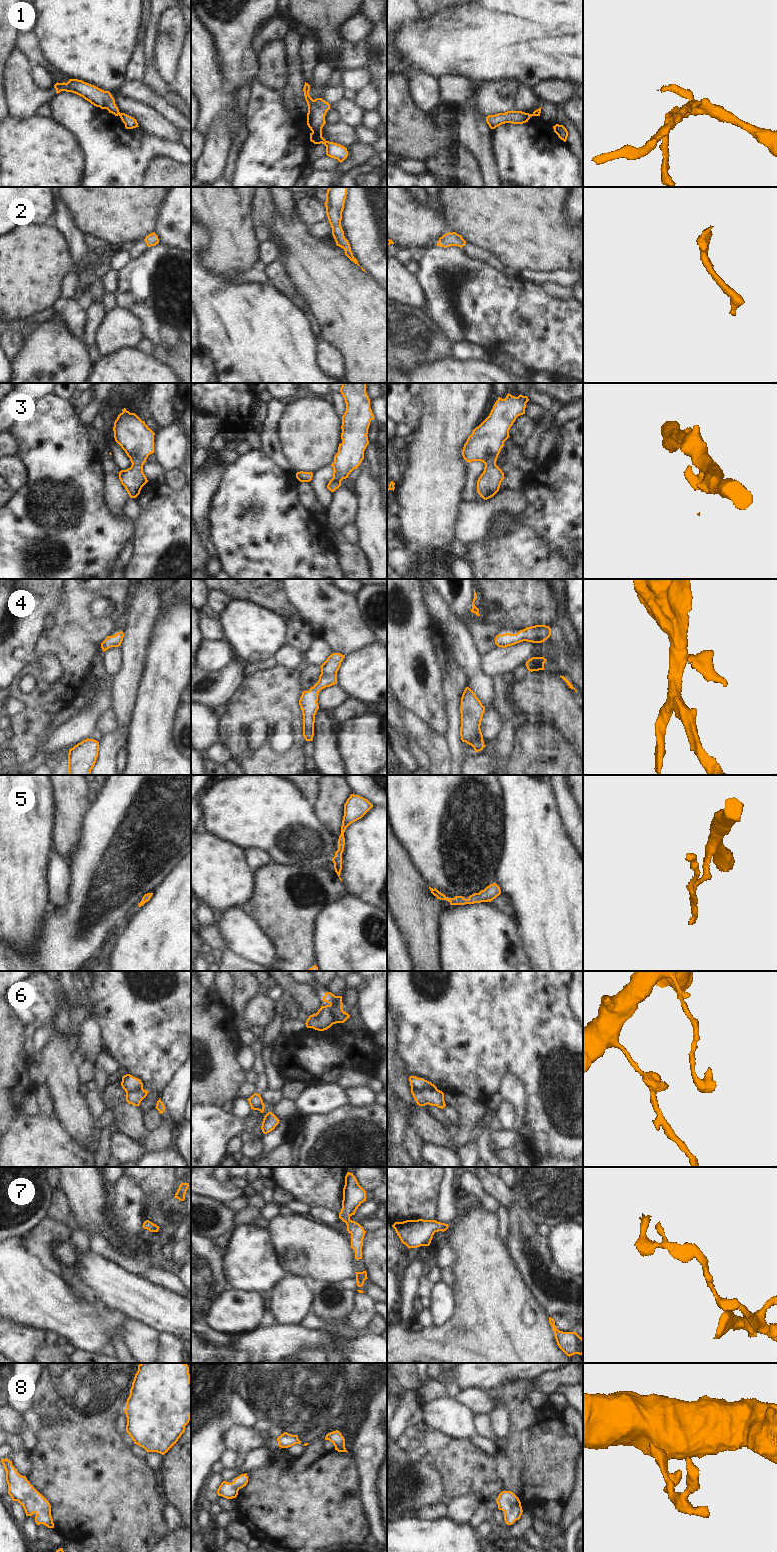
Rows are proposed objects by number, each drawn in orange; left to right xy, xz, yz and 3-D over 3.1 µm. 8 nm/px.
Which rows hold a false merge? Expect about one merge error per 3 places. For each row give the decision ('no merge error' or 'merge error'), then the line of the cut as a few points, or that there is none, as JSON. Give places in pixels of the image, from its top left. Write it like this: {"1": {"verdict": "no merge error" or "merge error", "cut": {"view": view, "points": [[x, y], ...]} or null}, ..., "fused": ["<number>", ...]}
{"1": {"verdict": "merge error", "cut": {"view": "xz", "points": [[312, 131], [315, 143]]}}, "2": {"verdict": "no merge error", "cut": null}, "3": {"verdict": "no merge error", "cut": null}, "4": {"verdict": "no merge error", "cut": null}, "5": {"verdict": "no merge error", "cut": null}, "6": {"verdict": "merge error", "cut": {"view": "yz", "points": [[411, 1087], [414, 1089], [437, 1089]]}}, "7": {"verdict": "no merge error", "cut": null}, "8": {"verdict": "no merge error", "cut": null}, "fused": ["1", "6"]}

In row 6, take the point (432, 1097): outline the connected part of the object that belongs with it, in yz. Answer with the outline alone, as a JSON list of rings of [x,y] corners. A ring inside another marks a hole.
[[[411,1088],[411,1093],[419,1106],[431,1105],[443,1109],[446,1104],[444,1101],[444,1093],[440,1090],[425,1089],[414,1090]]]

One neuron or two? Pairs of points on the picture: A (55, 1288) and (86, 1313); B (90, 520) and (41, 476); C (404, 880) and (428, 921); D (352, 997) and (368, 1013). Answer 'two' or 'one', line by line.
A: one
B: one
C: one
D: two

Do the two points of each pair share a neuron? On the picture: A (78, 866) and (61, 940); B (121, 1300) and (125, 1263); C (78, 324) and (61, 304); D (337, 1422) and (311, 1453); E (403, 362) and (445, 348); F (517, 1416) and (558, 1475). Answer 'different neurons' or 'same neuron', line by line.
A: same neuron
B: different neurons
C: same neuron
D: same neuron
E: same neuron
F: same neuron

